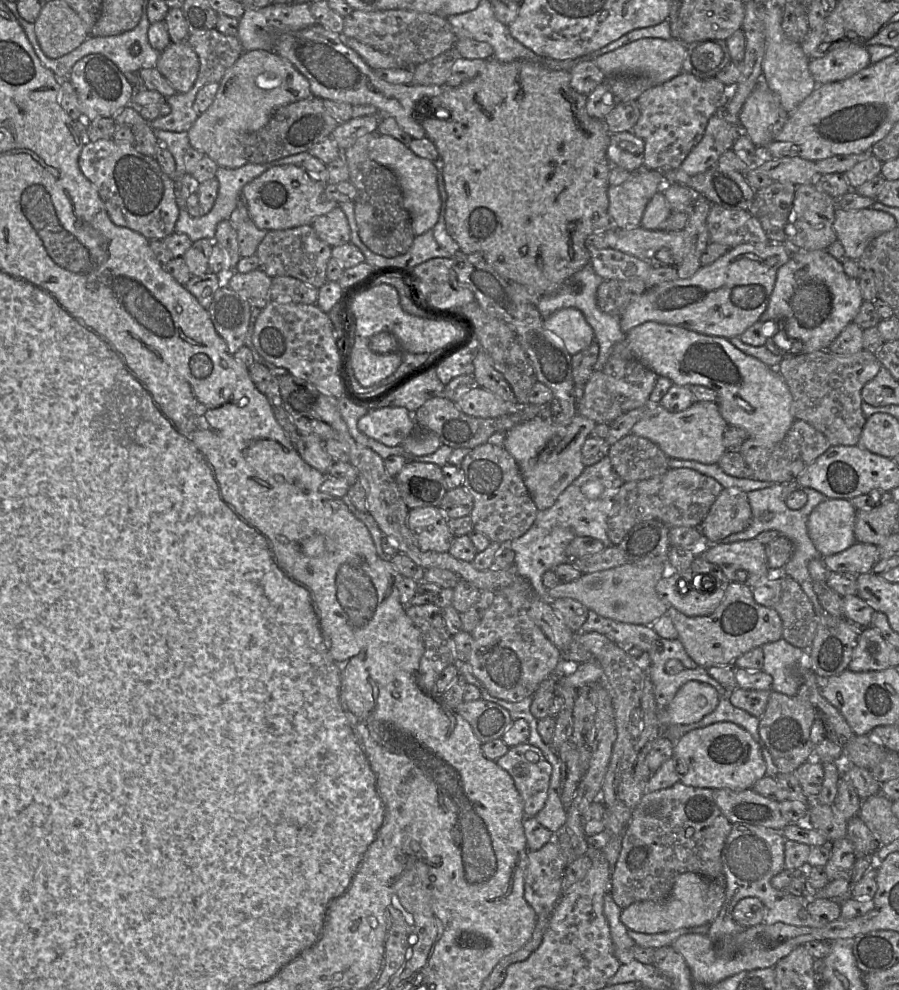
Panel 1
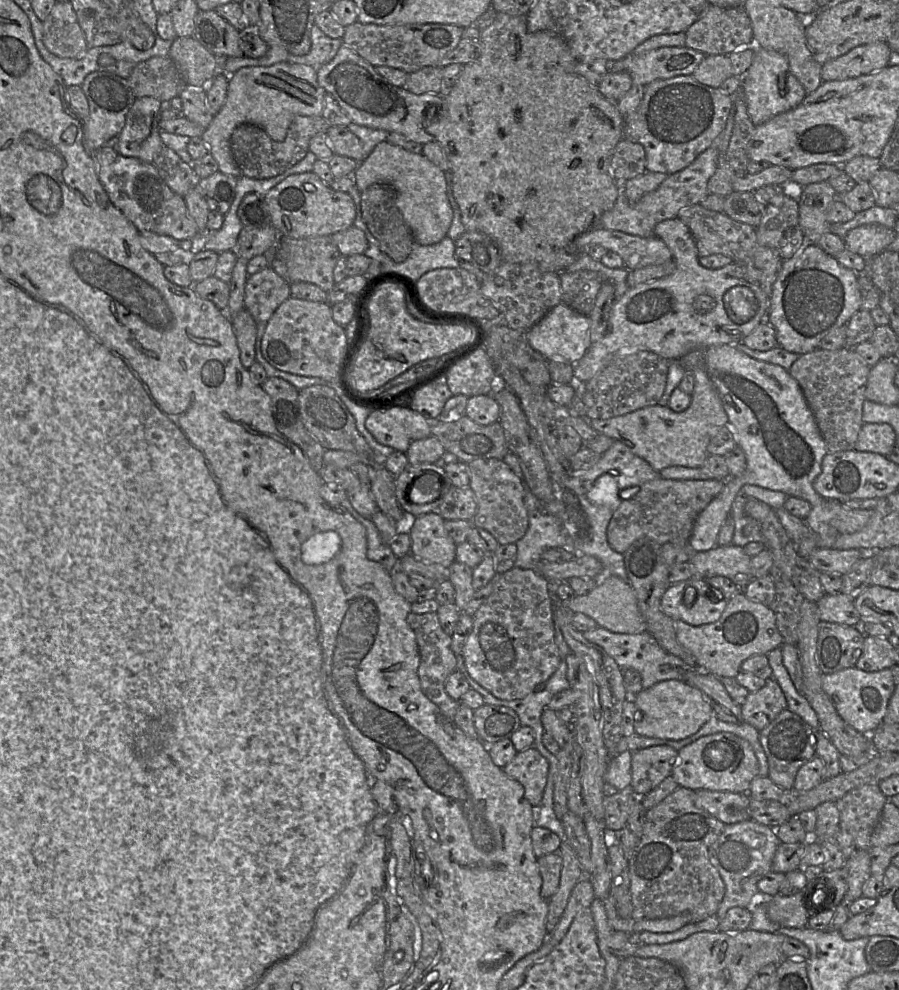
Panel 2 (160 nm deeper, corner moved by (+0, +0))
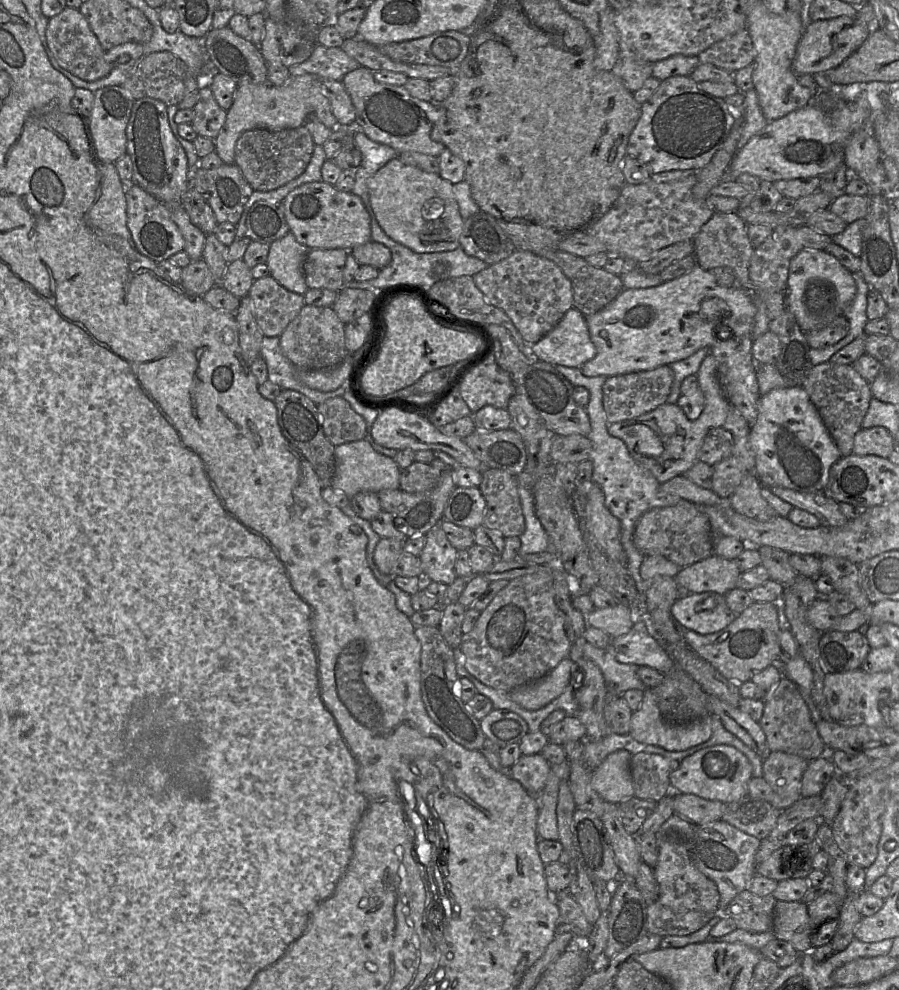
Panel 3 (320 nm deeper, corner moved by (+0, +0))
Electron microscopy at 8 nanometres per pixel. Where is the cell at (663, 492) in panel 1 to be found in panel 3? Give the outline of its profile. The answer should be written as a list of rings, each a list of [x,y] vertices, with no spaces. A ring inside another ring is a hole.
[[[681,500],[674,506],[653,508],[645,512],[636,524],[633,544],[644,556],[663,556],[682,568],[712,555],[715,538],[708,516],[699,506]]]

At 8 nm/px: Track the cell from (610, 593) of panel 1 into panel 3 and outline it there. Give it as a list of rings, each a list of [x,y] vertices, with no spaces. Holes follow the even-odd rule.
[[[621,602],[612,607],[594,608],[586,616],[588,625],[603,630],[611,638],[628,633],[632,629],[635,620],[633,610]]]

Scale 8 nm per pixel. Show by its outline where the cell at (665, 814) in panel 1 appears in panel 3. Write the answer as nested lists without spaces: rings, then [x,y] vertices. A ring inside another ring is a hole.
[[[674,813],[655,834],[659,854],[653,872],[659,896],[647,906],[648,933],[662,937],[688,935],[702,928],[718,914],[720,895],[716,884],[699,871],[689,857],[689,842],[697,826],[699,825]]]

